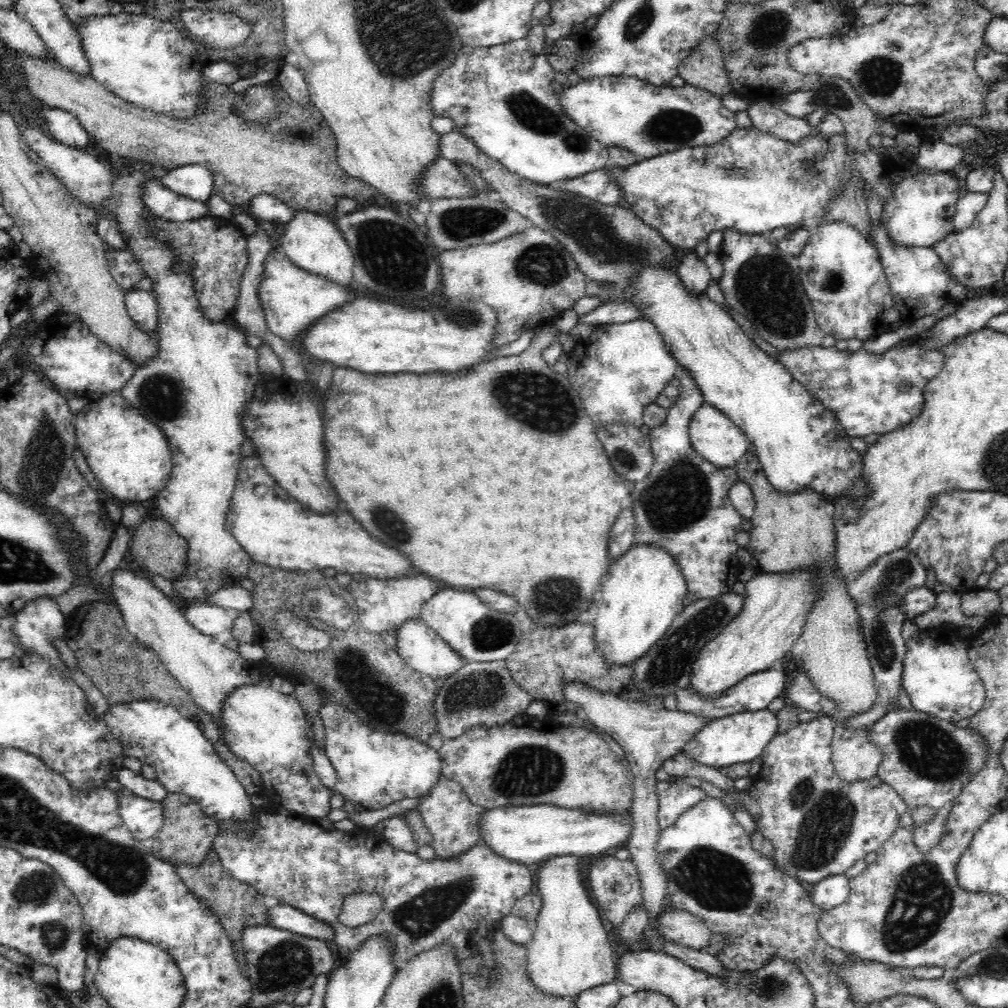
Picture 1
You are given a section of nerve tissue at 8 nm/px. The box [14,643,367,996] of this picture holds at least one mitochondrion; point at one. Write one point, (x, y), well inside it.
(54, 934)

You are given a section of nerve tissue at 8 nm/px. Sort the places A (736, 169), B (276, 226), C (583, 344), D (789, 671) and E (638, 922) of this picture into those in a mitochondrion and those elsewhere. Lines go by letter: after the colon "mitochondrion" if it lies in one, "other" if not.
A: mitochondrion
B: other
C: other
D: other
E: other

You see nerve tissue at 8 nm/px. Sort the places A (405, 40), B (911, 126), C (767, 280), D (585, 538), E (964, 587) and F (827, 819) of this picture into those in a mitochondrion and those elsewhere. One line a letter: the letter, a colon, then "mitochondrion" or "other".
A: mitochondrion
B: other
C: mitochondrion
D: other
E: other
F: mitochondrion

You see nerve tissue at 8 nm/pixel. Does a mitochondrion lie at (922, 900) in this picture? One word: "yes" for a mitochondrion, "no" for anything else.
yes

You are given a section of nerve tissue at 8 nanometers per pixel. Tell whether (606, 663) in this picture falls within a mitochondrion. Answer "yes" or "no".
no

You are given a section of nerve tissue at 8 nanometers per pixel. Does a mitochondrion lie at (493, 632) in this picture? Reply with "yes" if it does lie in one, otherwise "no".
yes

